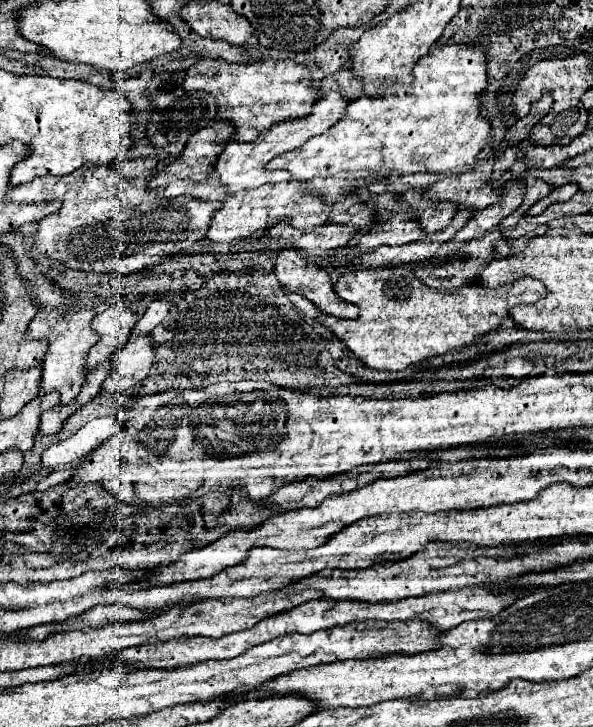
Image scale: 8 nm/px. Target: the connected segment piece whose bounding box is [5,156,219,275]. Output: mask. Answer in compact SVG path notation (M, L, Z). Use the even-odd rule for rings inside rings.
M148 156L107 165L83 165L65 177L35 177L29 183L9 189L5 201L27 205L61 201L61 209L55 215L39 221L39 227L33 233L35 247L47 259L55 259L69 269L91 271L91 265L103 265L103 271L119 271L129 275L149 267L149 261L145 261L149 257L169 257L187 251L195 243L195 237L205 237L215 209L219 209L219 203L201 203L187 195L165 199L159 195L159 191L147 189L147 175L151 169L155 169L155 163L157 161L153 156Z

